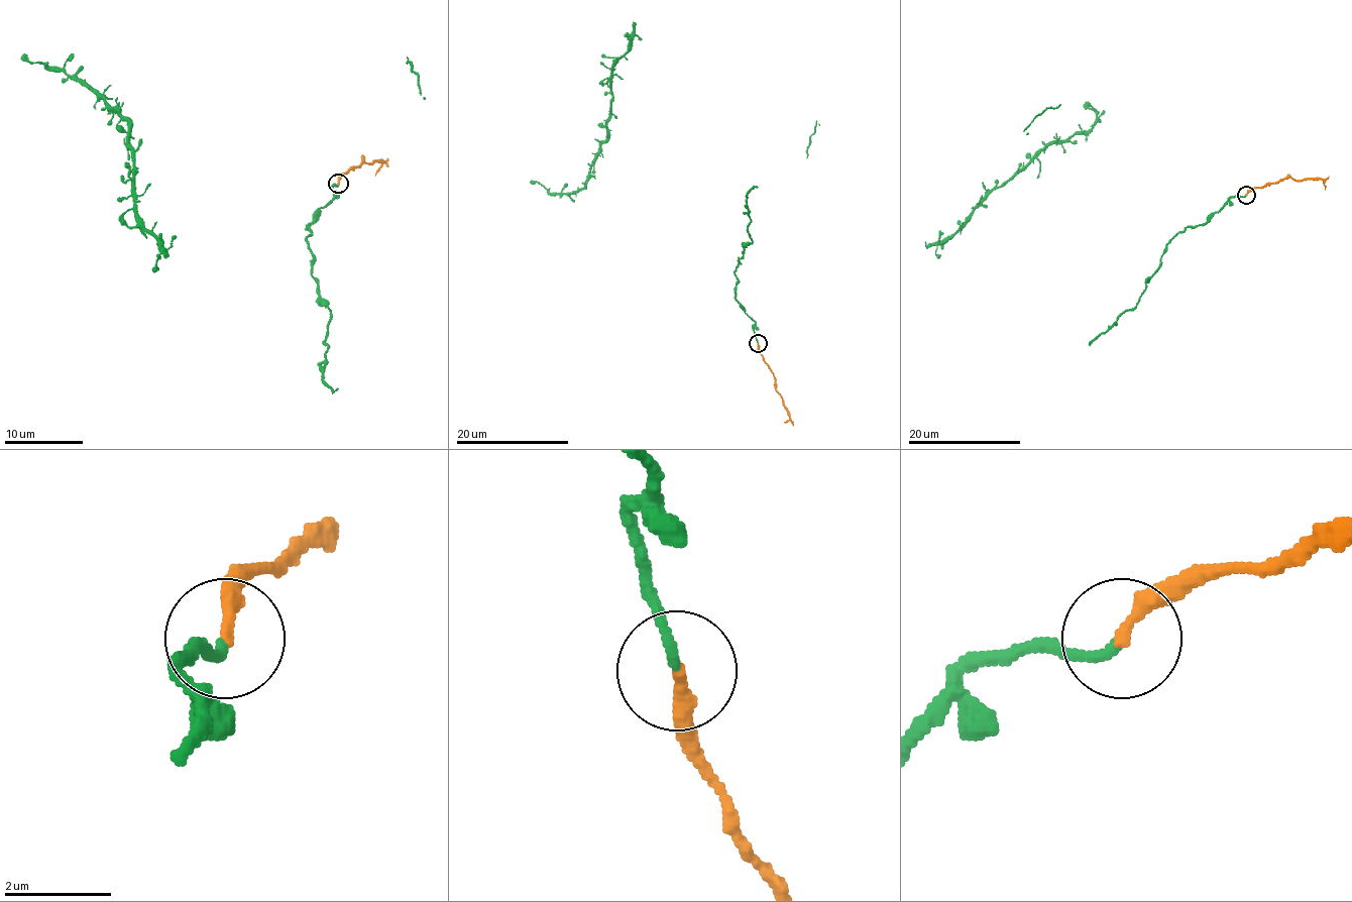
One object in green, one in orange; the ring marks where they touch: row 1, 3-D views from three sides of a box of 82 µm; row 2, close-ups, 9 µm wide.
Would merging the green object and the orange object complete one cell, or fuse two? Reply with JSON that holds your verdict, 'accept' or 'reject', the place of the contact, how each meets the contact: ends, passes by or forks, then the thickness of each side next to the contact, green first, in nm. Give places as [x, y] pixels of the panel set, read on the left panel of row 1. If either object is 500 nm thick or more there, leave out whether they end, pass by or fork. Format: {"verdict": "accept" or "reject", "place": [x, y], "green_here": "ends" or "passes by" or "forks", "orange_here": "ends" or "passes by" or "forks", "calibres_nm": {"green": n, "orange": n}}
{"verdict": "reject", "place": [338, 184], "green_here": "ends", "orange_here": "ends", "calibres_nm": {"green": 170, "orange": 280}}

